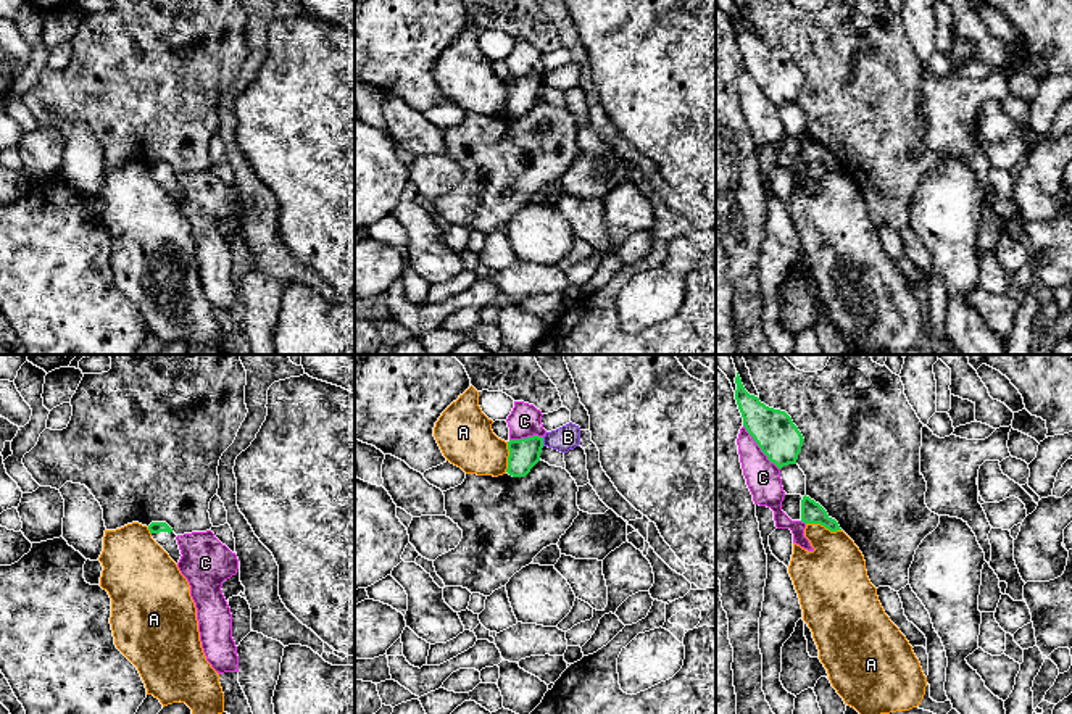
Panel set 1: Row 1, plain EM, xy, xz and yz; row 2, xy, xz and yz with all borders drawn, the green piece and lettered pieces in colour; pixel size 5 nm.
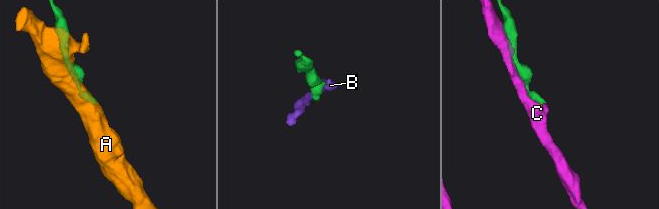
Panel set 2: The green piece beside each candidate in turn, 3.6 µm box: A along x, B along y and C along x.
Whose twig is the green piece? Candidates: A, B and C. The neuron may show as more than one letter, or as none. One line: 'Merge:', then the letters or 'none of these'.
Merge: none of these

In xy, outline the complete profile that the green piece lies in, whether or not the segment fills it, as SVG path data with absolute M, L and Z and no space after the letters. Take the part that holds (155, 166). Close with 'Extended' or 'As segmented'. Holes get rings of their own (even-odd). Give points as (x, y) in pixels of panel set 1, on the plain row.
M152 161L148 164L152 177L169 193L169 197L177 203L181 198L181 189L176 179L176 172L166 161Z. Extended

